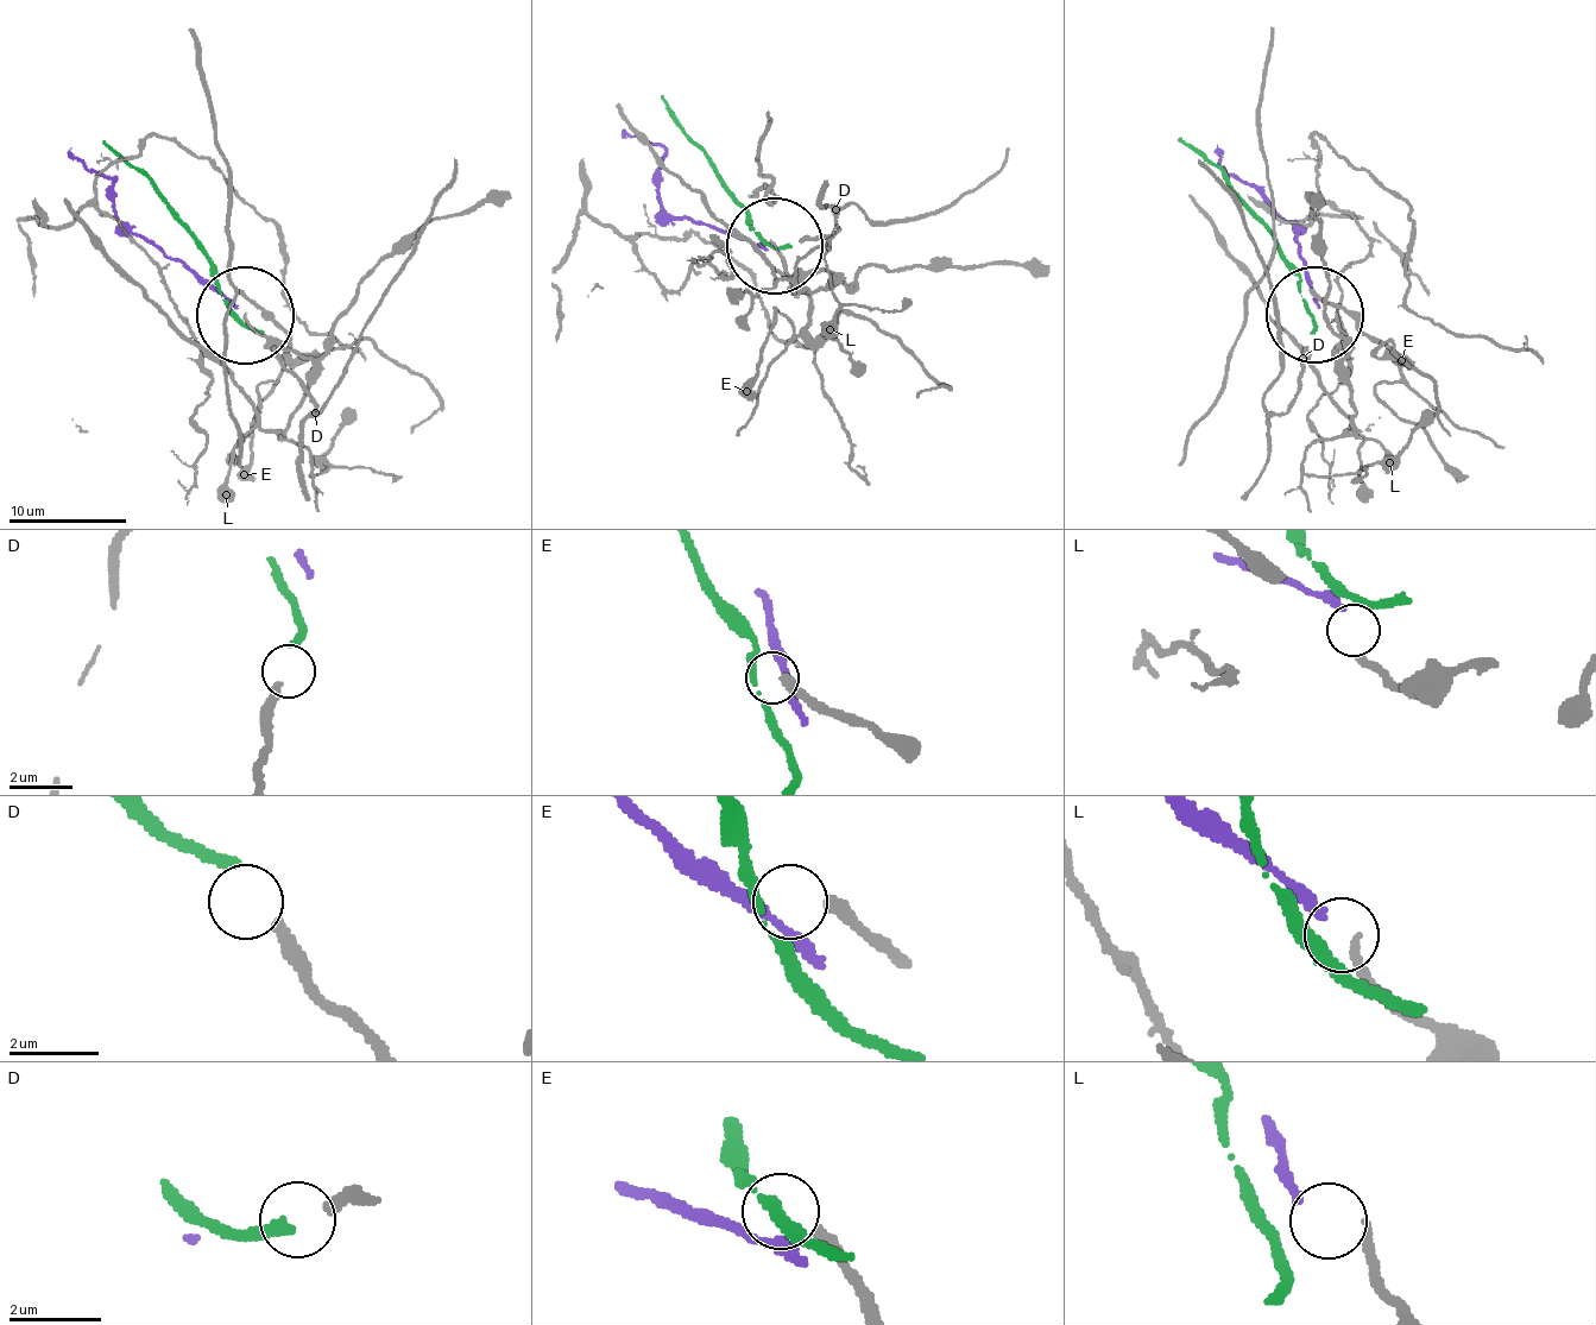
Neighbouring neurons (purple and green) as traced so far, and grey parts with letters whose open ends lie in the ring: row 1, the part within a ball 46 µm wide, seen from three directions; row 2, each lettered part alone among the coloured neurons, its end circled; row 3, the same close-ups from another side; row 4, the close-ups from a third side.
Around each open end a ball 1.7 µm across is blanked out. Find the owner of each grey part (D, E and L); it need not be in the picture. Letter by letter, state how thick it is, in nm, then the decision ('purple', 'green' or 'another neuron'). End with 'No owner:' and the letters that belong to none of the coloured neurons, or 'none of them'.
D: calibre 280 nm; green
E: calibre 260 nm; another neuron
L: calibre 220 nm; purple
No owner: E

